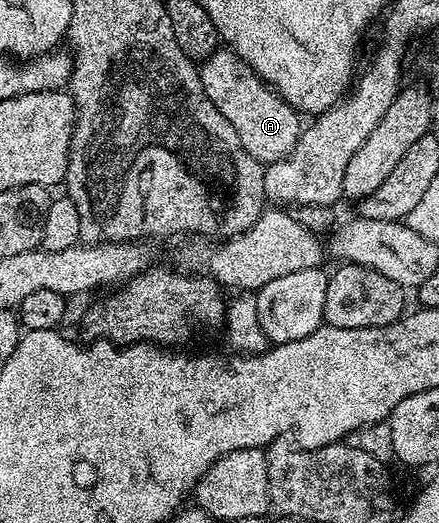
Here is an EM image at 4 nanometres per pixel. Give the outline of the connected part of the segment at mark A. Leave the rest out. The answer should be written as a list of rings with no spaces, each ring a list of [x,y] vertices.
[[[218,49],[200,64],[203,93],[231,121],[231,129],[239,133],[239,141],[255,161],[268,165],[286,159],[295,149],[303,130],[302,116],[268,83],[264,83],[234,51]]]

